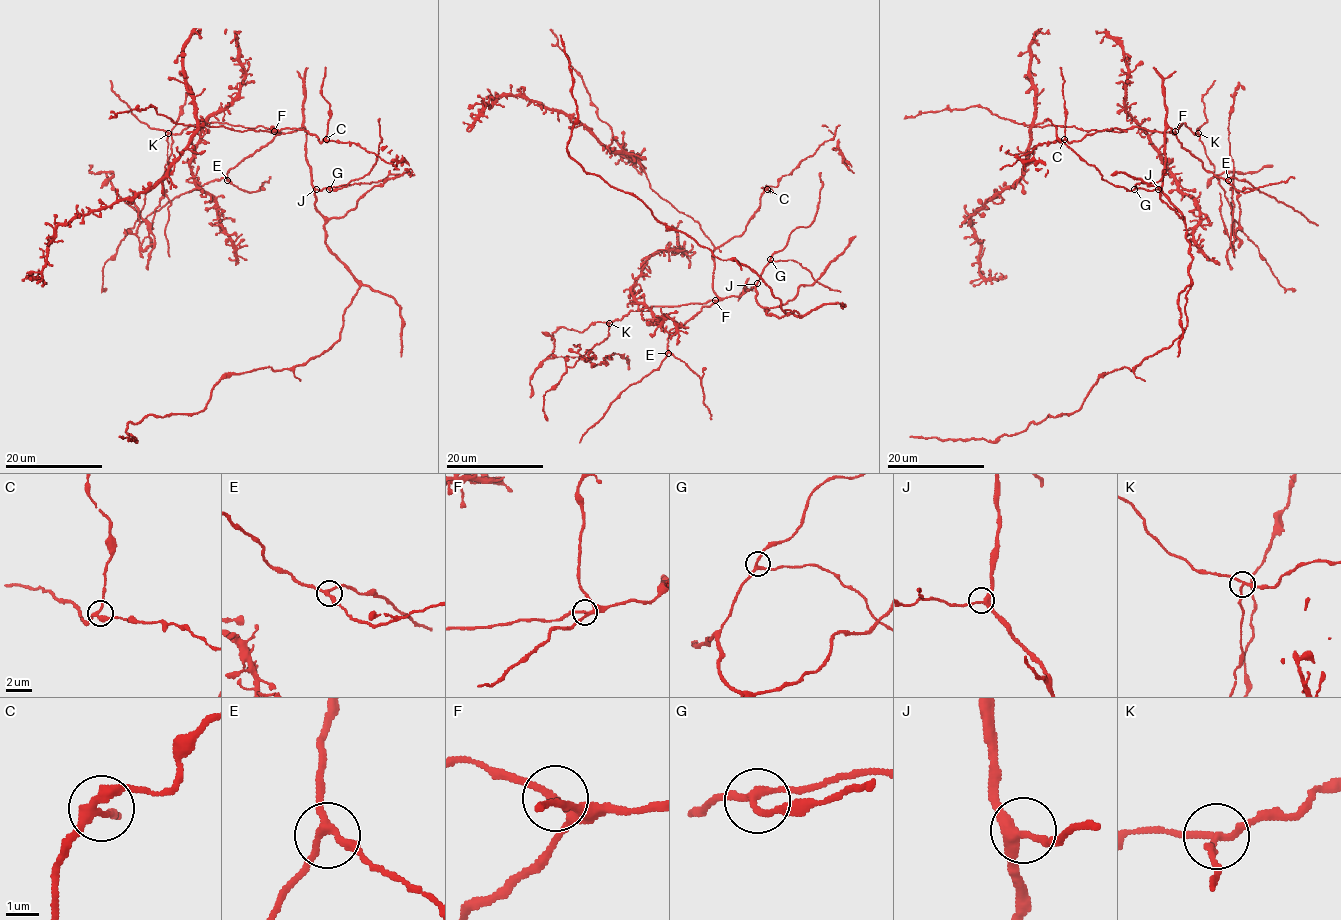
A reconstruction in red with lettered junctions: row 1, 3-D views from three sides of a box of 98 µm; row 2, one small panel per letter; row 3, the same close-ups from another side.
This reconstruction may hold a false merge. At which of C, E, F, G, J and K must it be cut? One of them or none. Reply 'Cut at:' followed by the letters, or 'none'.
Cut at: K

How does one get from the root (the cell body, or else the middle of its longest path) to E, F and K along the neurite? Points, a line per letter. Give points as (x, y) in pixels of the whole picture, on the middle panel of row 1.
E: (759, 304), (755, 287), (740, 296), (718, 298), (670, 331), (668, 353)
F: (759, 304), (755, 287), (740, 296), (714, 300)
K: (759, 304), (753, 287), (740, 296), (705, 303), (660, 305), (645, 311), (630, 311), (620, 320), (609, 322)

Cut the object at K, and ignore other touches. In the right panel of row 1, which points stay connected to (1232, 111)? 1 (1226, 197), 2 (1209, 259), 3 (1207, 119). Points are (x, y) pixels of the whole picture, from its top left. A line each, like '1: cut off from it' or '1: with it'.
1: with it
2: cut off from it
3: cut off from it

